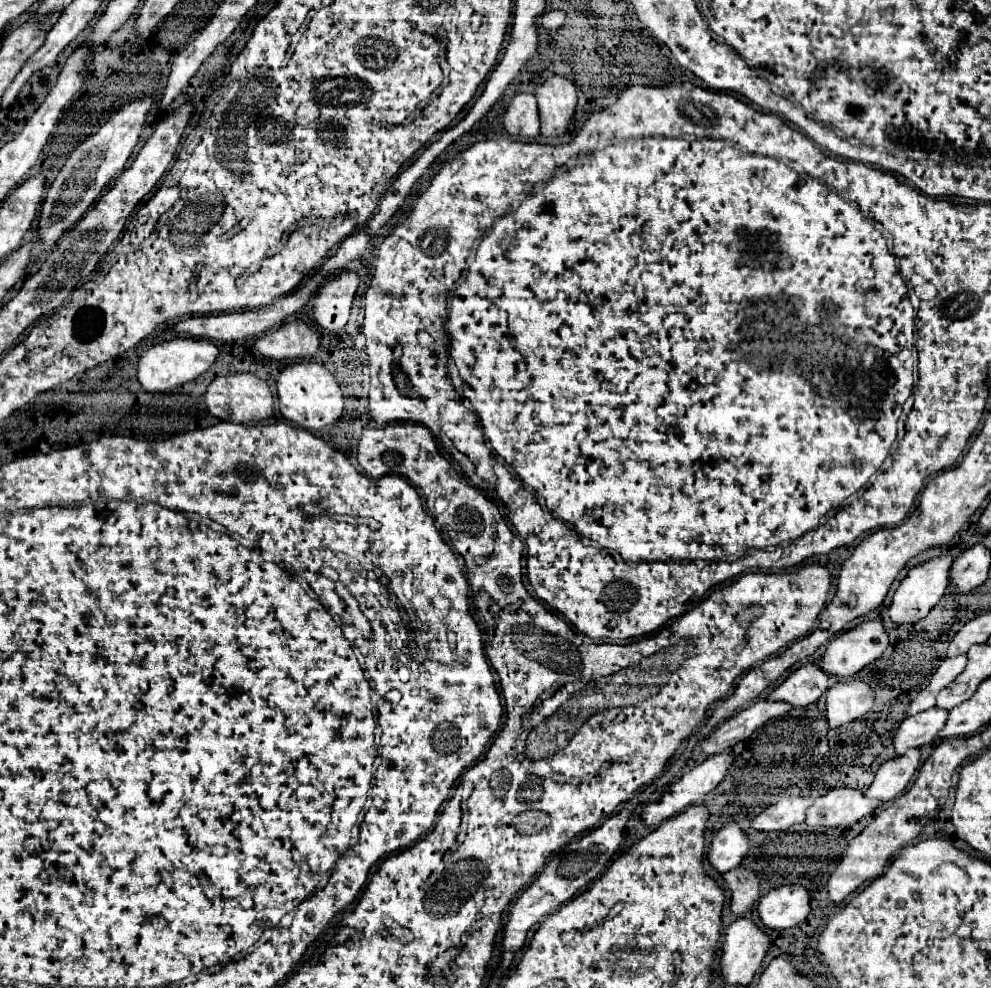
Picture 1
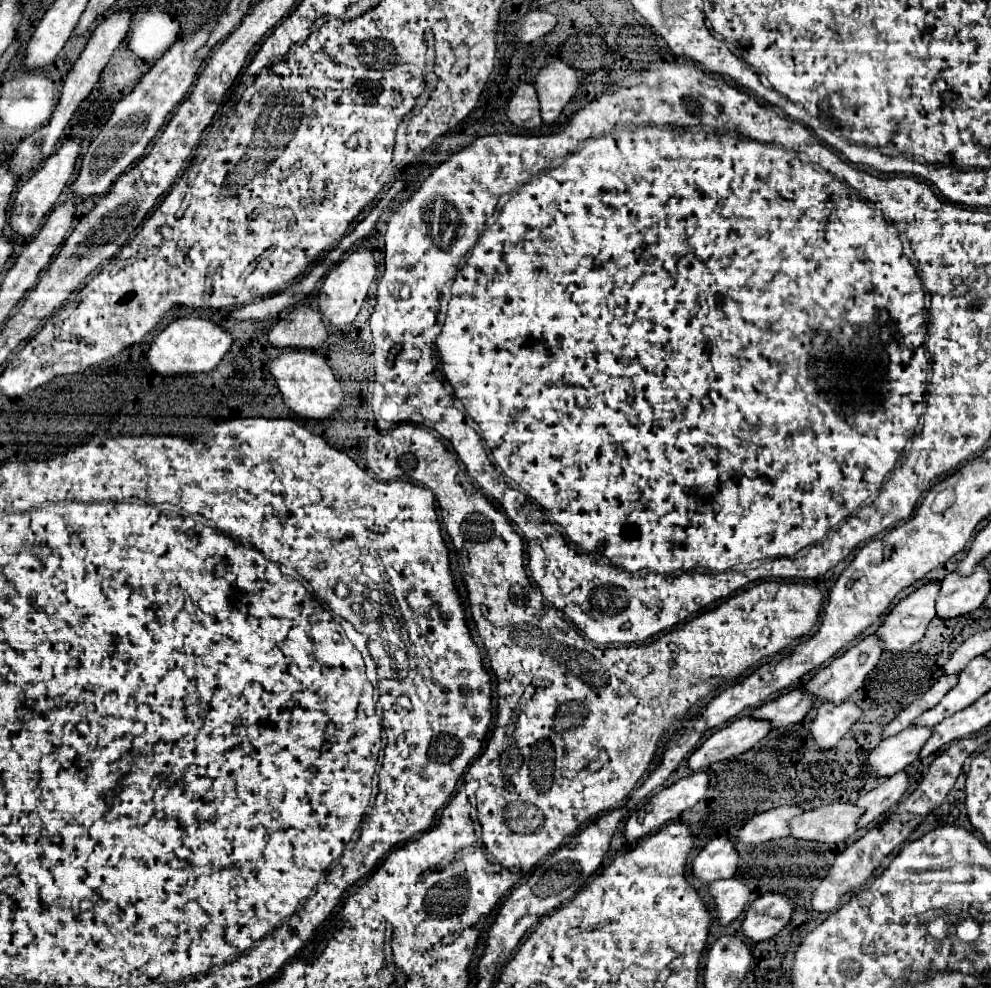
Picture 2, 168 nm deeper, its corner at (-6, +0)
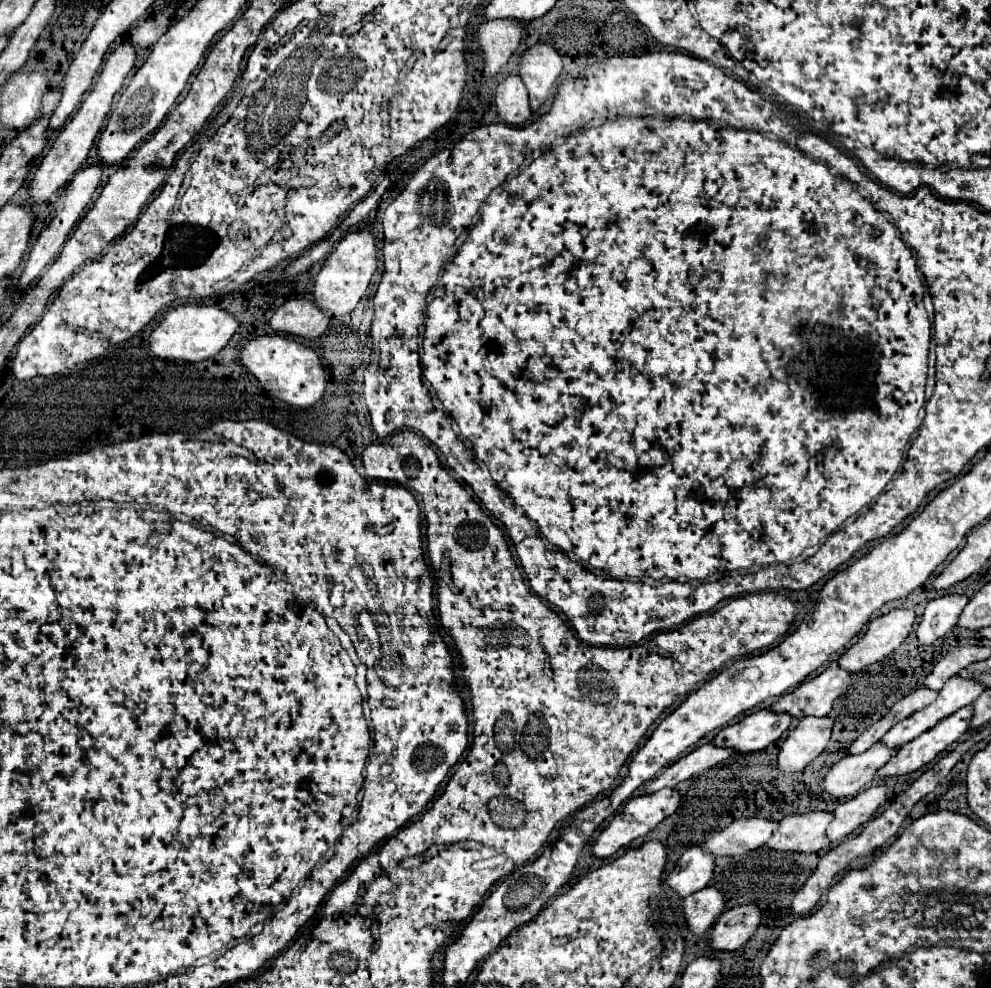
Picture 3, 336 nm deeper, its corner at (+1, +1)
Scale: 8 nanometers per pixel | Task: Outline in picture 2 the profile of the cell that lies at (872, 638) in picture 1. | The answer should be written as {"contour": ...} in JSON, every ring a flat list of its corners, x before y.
{"contour":[[870,634,870,636,866,636,864,640,860,640,858,644,854,644,852,648,848,648,844,654,836,656,828,666,820,668,820,670,814,674,814,678,808,680,806,690,812,692,816,698,824,698,824,700,828,700,828,702,840,704,840,702,844,702,852,692,856,692,856,690,862,686,862,682,866,680,866,676,868,676,868,674,874,670,874,666,878,664,882,652,884,652,884,650,882,650,882,640,880,640,876,634]]}

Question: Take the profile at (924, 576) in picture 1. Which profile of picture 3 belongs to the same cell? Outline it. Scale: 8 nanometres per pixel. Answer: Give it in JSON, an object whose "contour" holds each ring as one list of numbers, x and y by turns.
{"contour":[[893,609,887,615,873,619,863,637,837,659,839,667,849,673,857,673,869,667,871,663,881,661,907,639,913,627,915,627,913,609]]}

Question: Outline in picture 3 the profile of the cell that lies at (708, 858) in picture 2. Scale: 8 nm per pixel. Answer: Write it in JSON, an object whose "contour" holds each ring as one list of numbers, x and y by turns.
{"contour":[[689,847,679,857,673,871,667,875,665,883,681,899,685,899,687,895,707,887,707,883,713,877,713,867,715,867,715,857,701,853,699,847]]}

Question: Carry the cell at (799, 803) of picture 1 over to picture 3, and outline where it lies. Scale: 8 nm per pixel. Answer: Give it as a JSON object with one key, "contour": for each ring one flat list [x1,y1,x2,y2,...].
{"contour":[[739,819,733,821,723,831,715,833,711,839,707,839,701,849,705,853,711,853,713,857,735,857,749,853,761,845,767,843,767,839,777,829,777,821,767,819]]}

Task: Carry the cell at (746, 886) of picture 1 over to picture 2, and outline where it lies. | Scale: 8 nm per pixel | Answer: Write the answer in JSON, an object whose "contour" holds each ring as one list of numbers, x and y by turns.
{"contour":[[736,878,716,880,710,884,708,890,718,908,718,922,724,926,736,920,750,902,750,890]]}

